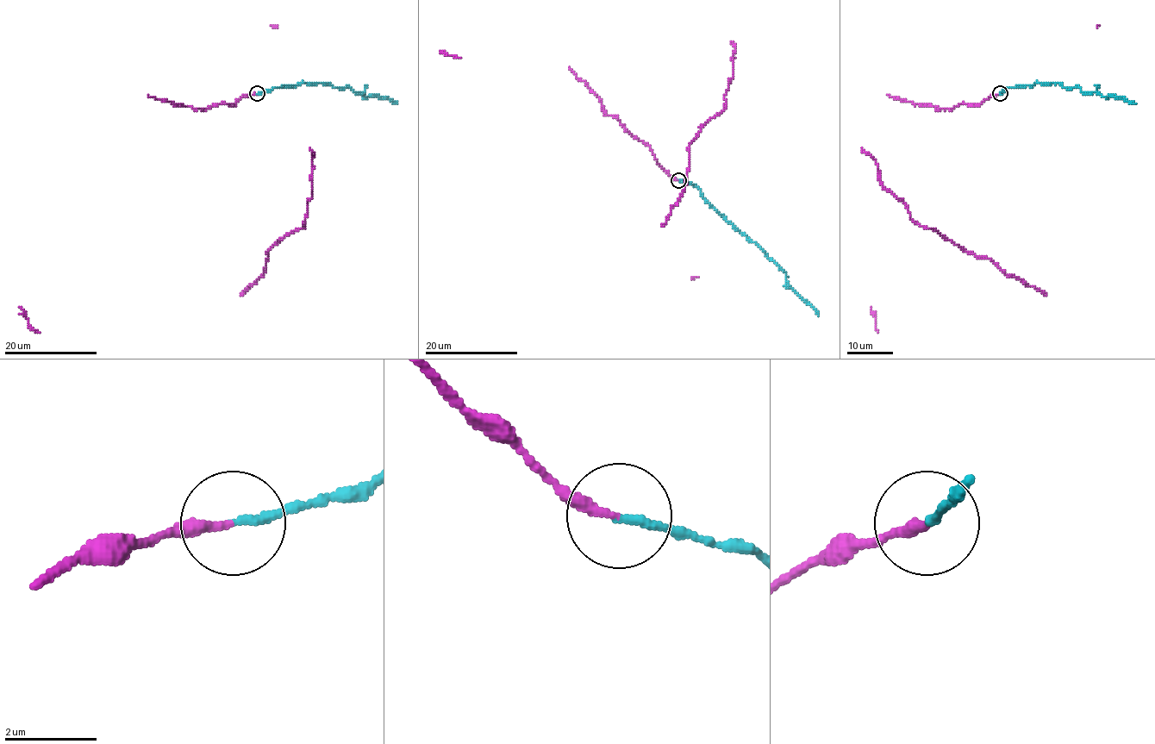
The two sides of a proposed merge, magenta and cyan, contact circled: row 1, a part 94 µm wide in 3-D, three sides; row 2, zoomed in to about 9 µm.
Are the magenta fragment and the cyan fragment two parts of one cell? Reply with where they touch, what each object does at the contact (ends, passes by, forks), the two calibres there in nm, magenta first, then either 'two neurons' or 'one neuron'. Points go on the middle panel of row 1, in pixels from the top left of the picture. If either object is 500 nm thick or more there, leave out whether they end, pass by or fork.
at (678, 180); magenta ends there; cyan ends there; 220 nm thick on the magenta side, 170 nm on the other; one neuron

